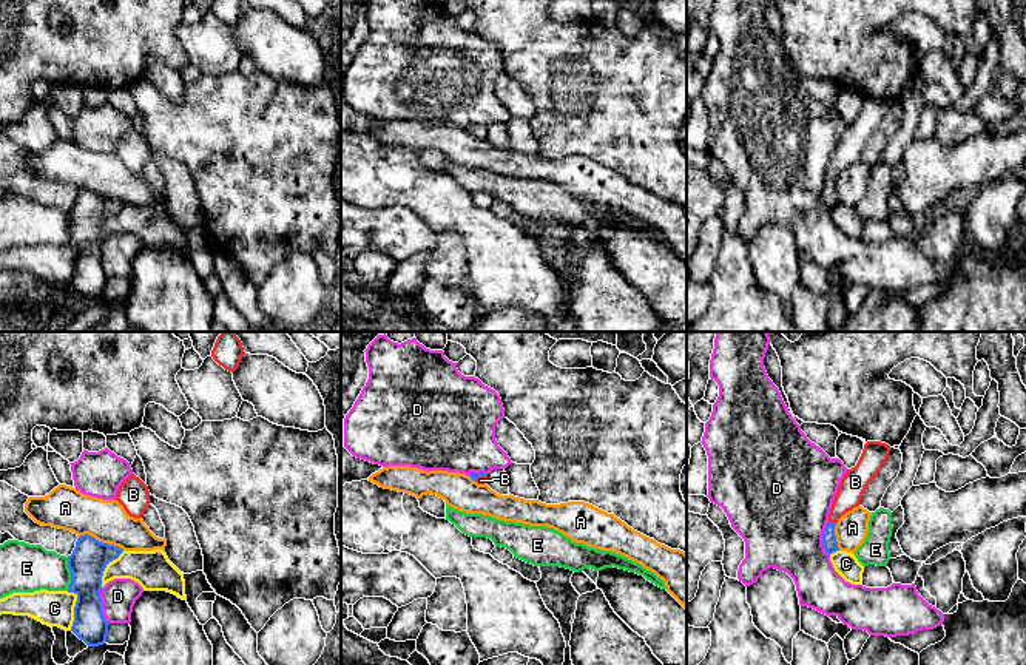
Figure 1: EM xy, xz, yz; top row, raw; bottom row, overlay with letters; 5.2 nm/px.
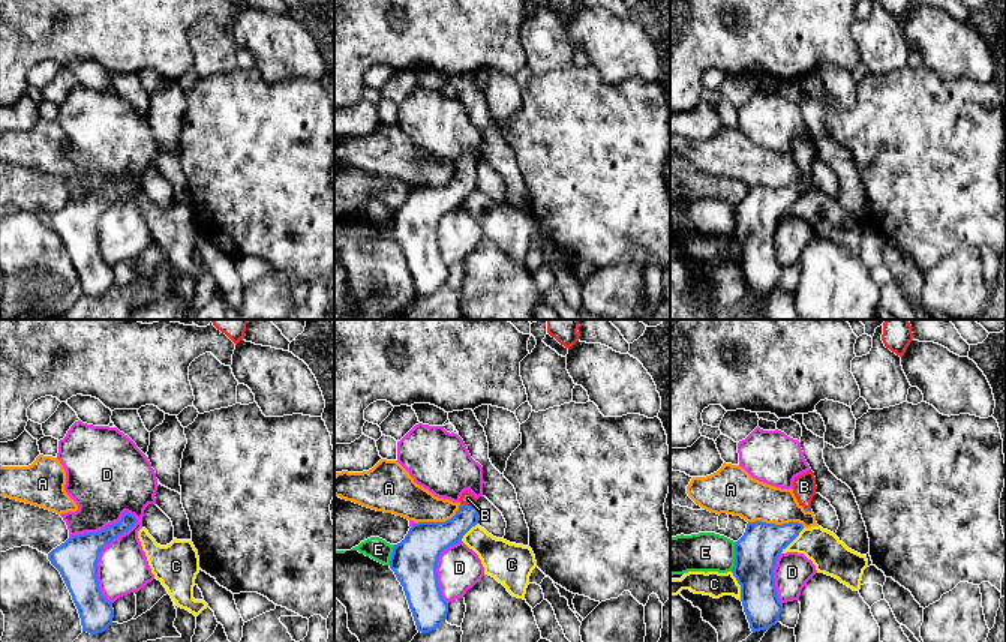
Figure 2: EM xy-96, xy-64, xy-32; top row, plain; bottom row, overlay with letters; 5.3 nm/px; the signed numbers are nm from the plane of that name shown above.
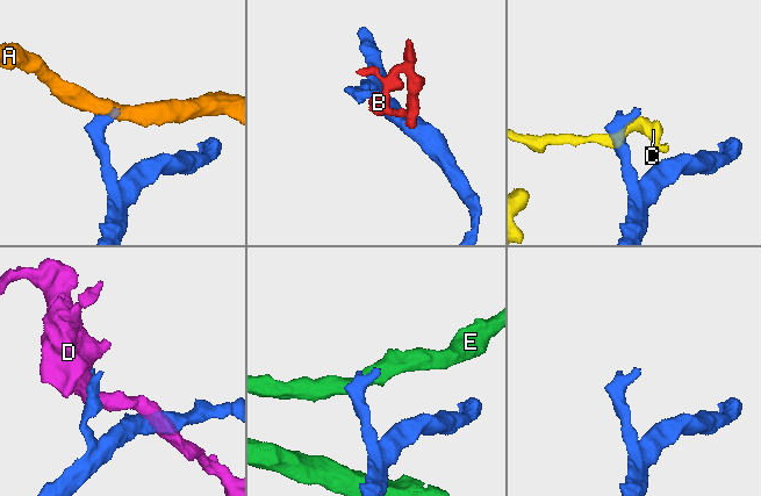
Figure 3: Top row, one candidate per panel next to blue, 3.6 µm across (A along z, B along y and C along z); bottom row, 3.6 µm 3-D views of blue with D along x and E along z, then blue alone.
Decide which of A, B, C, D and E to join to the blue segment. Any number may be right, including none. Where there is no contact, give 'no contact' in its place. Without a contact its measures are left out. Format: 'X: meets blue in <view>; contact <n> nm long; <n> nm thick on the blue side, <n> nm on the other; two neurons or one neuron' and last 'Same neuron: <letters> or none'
A: meets blue in xy; contact 260 nm long; 190 nm thick on the blue side, 220 nm on the other; two neurons
B: meets blue in yz; contact 40 nm long; 80 nm thick on the blue side, 140 nm on the other; one neuron
C: meets blue in xy; contact 200 nm long; 190 nm thick on the blue side, 190 nm on the other; two neurons
D: meets blue in xy; contact 200 nm long; 190 nm thick on the blue side, 180 nm on the other; two neurons
E: meets blue in xy; contact 180 nm long; 190 nm thick on the blue side, 260 nm on the other; two neurons
Same neuron: B

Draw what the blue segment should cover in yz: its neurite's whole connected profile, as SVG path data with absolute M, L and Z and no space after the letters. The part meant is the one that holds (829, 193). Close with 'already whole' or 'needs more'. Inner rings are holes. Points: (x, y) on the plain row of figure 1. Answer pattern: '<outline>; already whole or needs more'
M867 96L856 120L849 123L841 134L822 188L822 201L829 210L839 205L835 190L838 174L845 167L859 160L864 145L886 117L889 106L889 99L881 96Z; needs more

